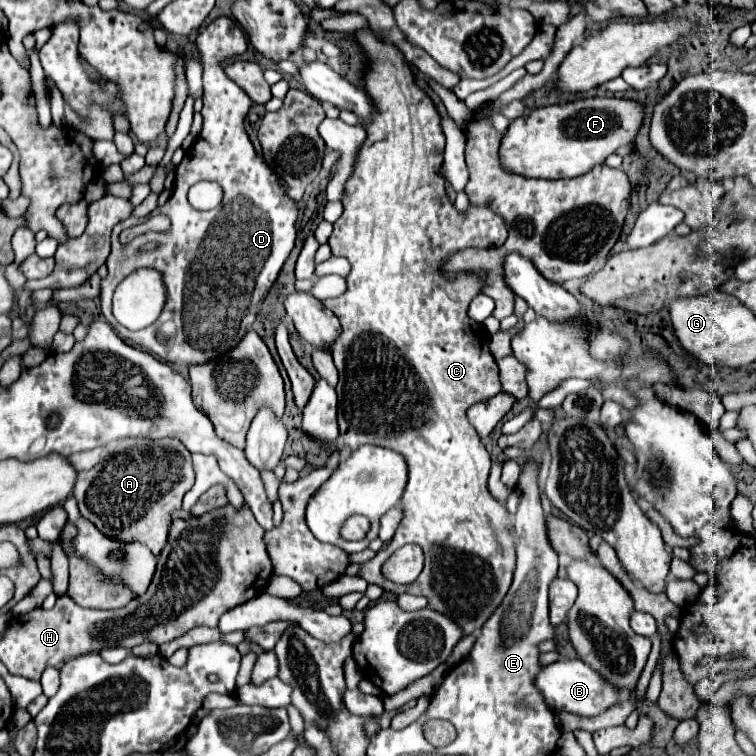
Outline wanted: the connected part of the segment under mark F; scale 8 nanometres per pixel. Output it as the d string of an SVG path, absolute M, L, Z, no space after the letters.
M594 97L594 99L580 99L562 105L550 105L542 109L534 109L528 115L514 119L500 141L500 165L508 173L518 173L522 177L532 179L566 179L578 177L592 169L594 165L604 163L608 155L616 149L630 145L636 137L636 131L642 123L642 107L636 101L614 99L614 97Z

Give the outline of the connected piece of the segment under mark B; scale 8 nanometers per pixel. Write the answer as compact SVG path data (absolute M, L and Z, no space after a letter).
M560 659L556 663L544 665L536 675L534 685L554 713L568 711L582 717L596 717L598 713L618 703L620 697L618 689L612 691L610 685L604 685L604 681L600 681L600 677L596 677L596 673L592 673L592 669L588 669L588 665L584 665L584 661L580 659Z

